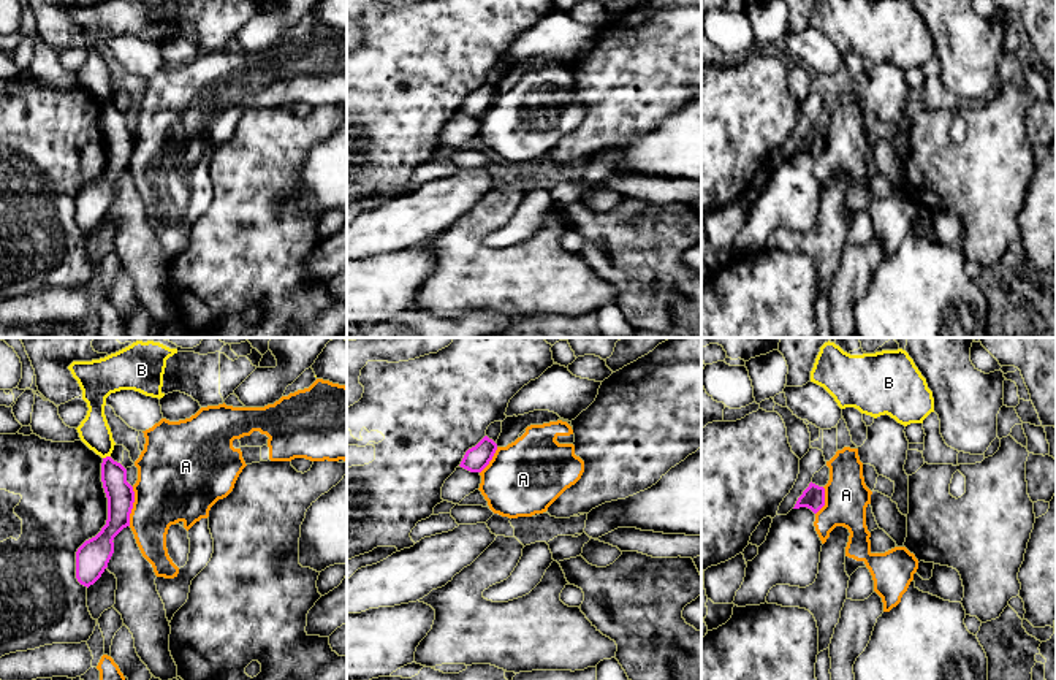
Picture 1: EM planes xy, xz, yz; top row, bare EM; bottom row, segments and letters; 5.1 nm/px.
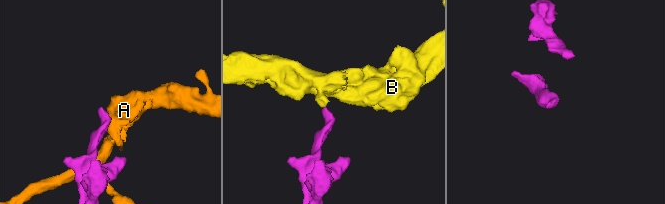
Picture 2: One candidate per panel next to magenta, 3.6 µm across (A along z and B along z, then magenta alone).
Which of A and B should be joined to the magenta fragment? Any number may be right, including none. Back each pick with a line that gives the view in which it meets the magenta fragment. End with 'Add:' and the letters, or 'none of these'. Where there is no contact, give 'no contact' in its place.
Add: none of these

